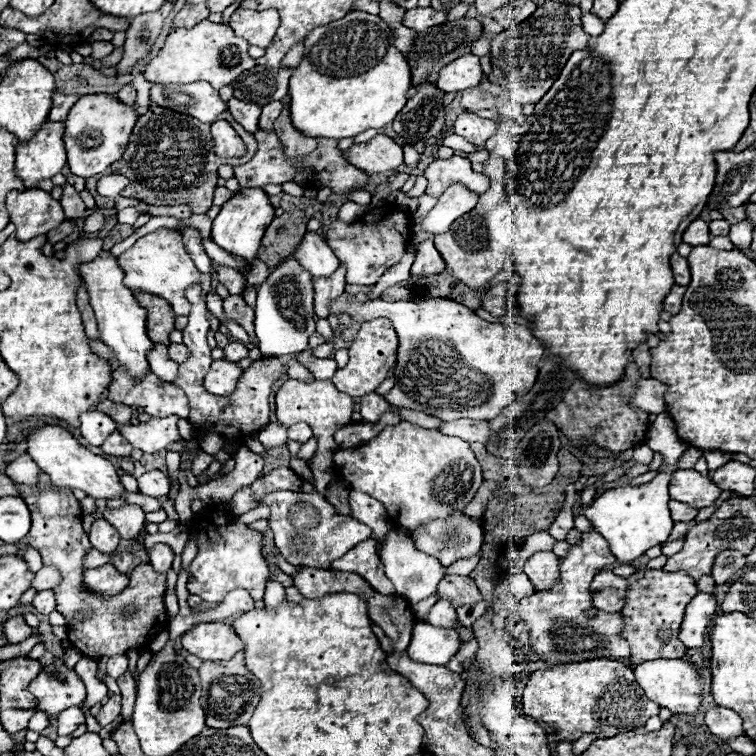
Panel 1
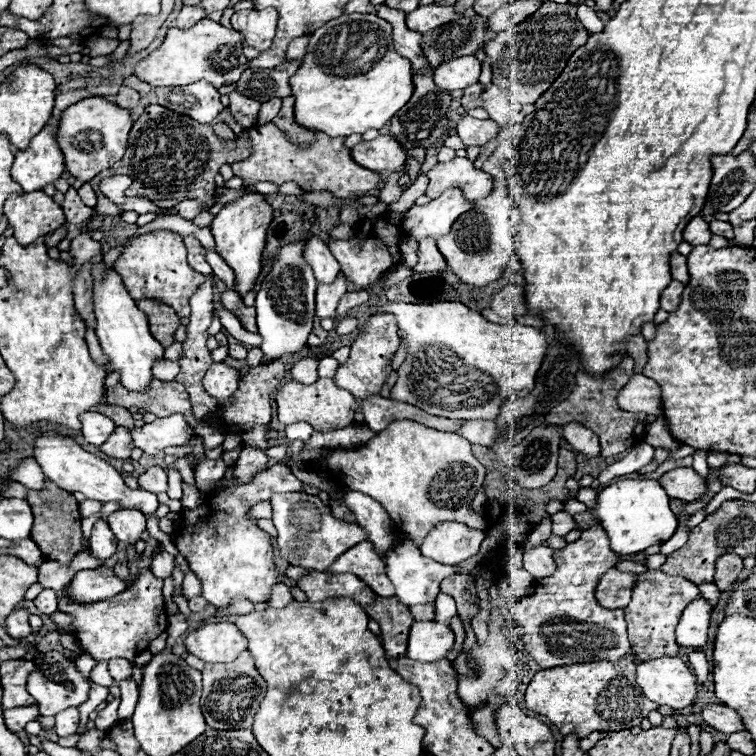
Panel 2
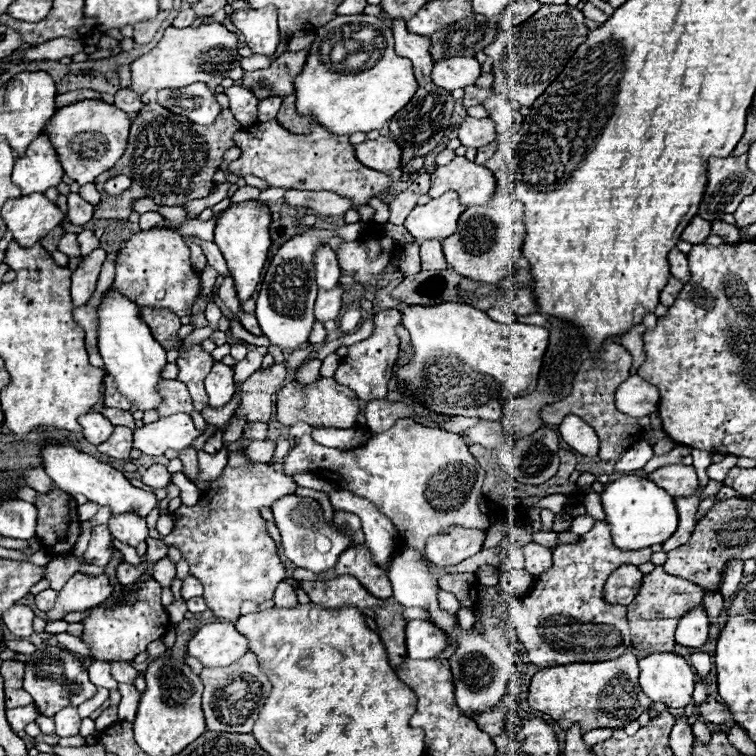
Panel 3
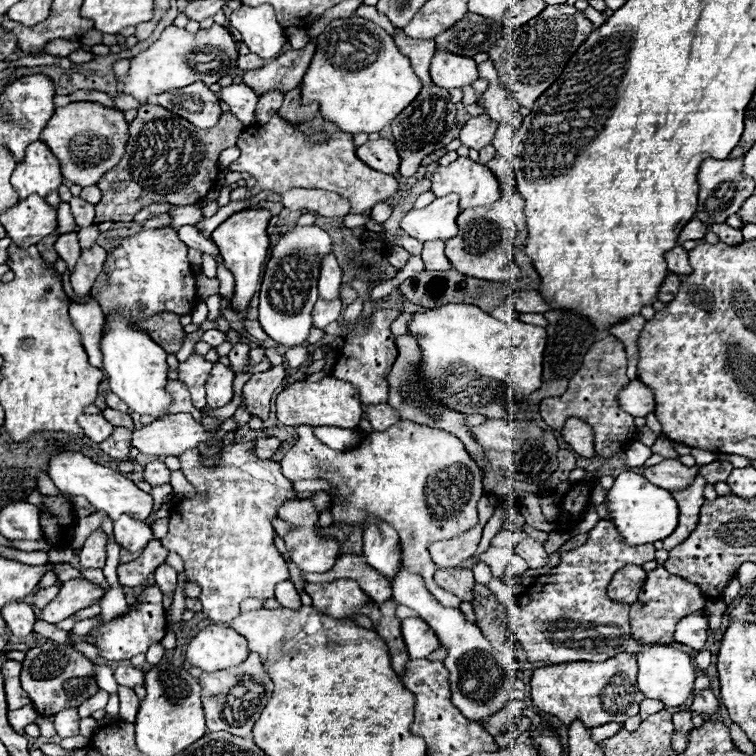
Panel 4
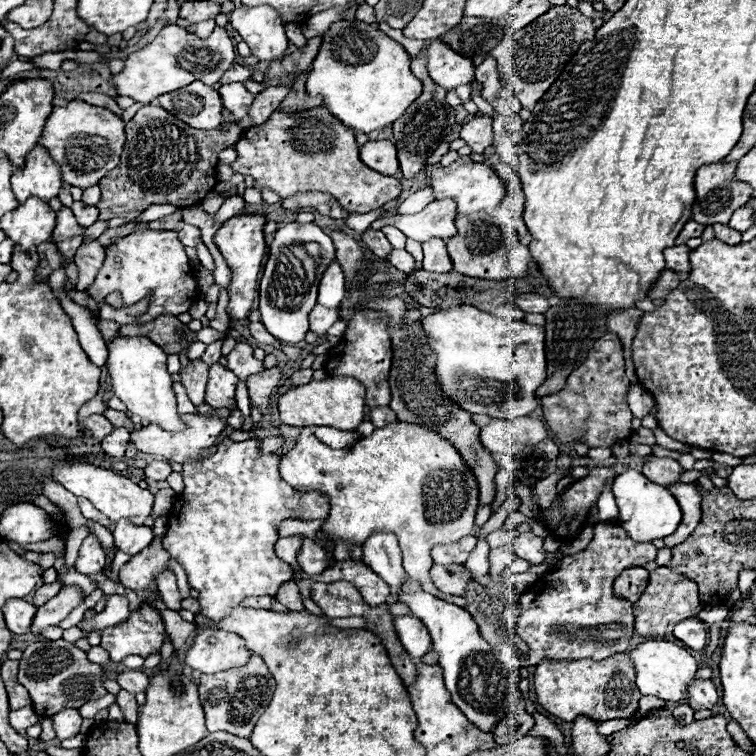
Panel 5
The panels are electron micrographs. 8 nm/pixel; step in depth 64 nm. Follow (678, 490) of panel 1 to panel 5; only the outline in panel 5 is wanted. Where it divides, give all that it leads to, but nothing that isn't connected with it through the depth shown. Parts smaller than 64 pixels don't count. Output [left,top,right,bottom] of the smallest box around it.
[642,458,684,488]

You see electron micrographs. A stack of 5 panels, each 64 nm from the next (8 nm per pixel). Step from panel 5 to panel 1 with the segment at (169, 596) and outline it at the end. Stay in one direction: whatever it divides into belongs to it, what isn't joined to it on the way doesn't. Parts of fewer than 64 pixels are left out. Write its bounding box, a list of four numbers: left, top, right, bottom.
[148,544,174,572]

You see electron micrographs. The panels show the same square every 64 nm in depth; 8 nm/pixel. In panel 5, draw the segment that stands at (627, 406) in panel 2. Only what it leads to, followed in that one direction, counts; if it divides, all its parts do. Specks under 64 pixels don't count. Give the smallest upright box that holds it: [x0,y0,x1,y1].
[626,384,654,418]

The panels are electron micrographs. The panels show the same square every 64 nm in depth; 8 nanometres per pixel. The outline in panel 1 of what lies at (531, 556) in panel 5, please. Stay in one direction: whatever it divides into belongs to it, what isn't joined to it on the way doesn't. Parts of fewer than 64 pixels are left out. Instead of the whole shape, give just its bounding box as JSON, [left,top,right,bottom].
[524,552,560,592]

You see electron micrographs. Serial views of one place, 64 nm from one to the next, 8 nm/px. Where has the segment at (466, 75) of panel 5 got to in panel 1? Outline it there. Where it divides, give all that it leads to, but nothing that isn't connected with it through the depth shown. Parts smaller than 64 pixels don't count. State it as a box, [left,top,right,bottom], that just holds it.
[436,54,482,92]

